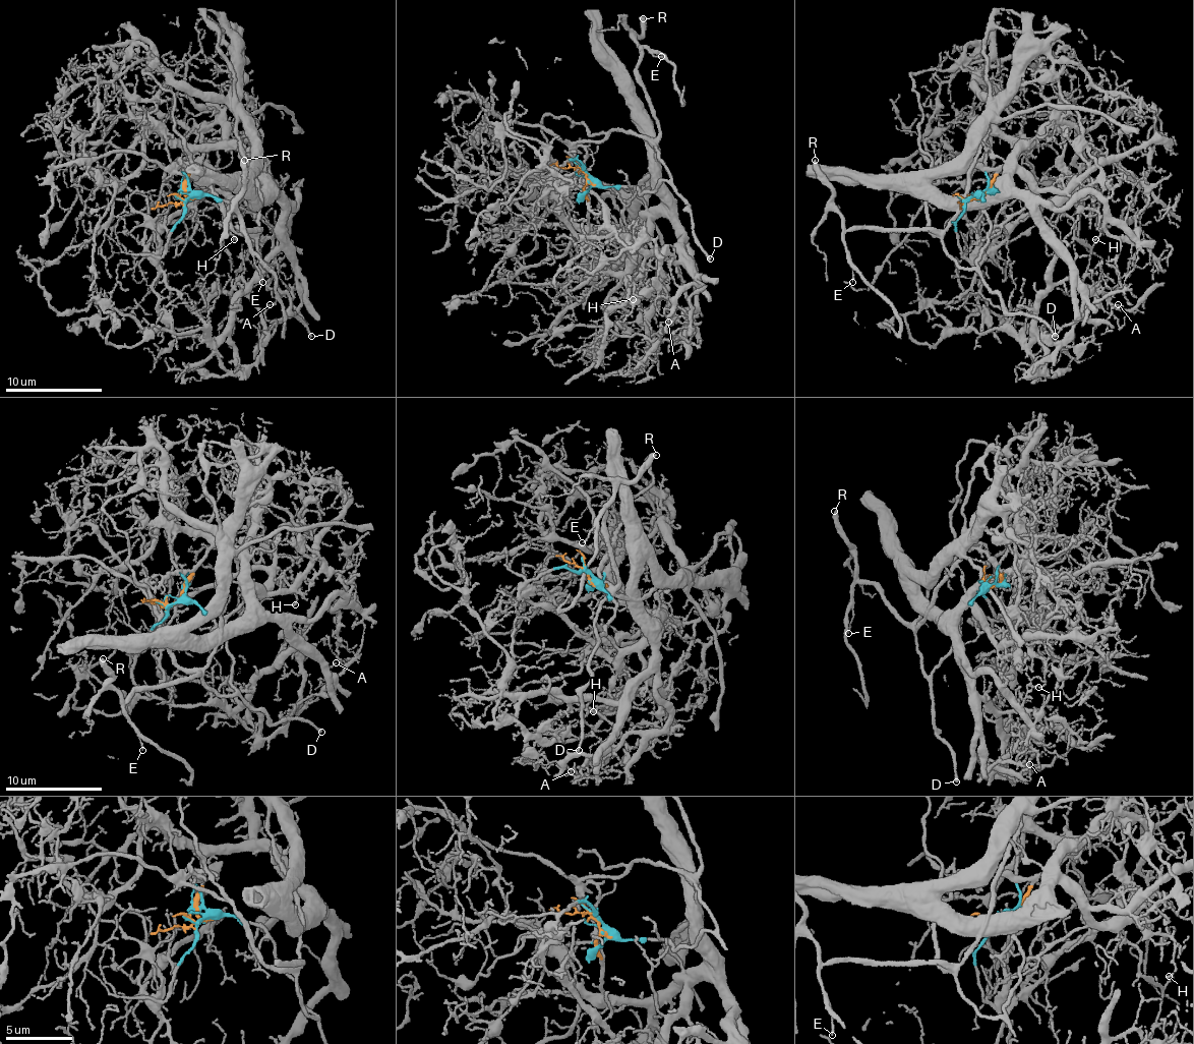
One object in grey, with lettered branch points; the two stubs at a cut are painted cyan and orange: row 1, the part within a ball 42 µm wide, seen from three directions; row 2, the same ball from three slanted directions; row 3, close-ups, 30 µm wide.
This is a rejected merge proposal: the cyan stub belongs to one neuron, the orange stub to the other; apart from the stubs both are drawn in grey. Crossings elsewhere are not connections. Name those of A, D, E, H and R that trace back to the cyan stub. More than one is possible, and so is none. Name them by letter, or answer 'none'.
D, E, R

